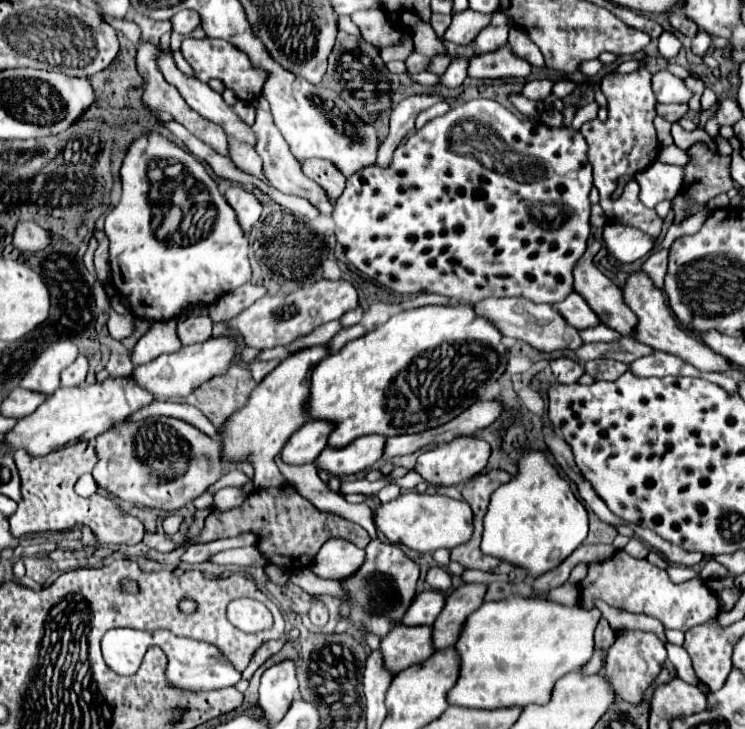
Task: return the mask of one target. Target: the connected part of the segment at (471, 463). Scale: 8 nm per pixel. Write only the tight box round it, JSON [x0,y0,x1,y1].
[414,436,490,486]

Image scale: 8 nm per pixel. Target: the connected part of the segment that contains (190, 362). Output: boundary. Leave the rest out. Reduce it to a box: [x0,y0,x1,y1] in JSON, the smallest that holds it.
[130,336,234,400]

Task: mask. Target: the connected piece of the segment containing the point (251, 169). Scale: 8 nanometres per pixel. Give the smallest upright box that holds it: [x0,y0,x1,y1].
[228,138,270,186]

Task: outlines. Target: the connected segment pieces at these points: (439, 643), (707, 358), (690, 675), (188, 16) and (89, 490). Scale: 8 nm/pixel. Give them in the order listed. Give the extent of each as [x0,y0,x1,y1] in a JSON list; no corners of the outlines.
[[432,584,486,652],[622,270,728,372],[666,642,698,684],[172,10,200,34],[74,473,98,498]]

